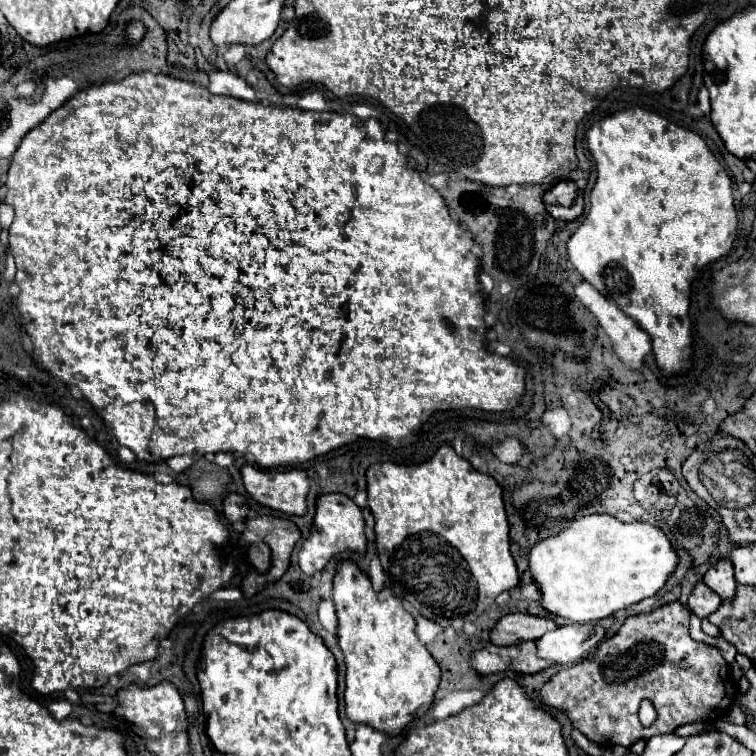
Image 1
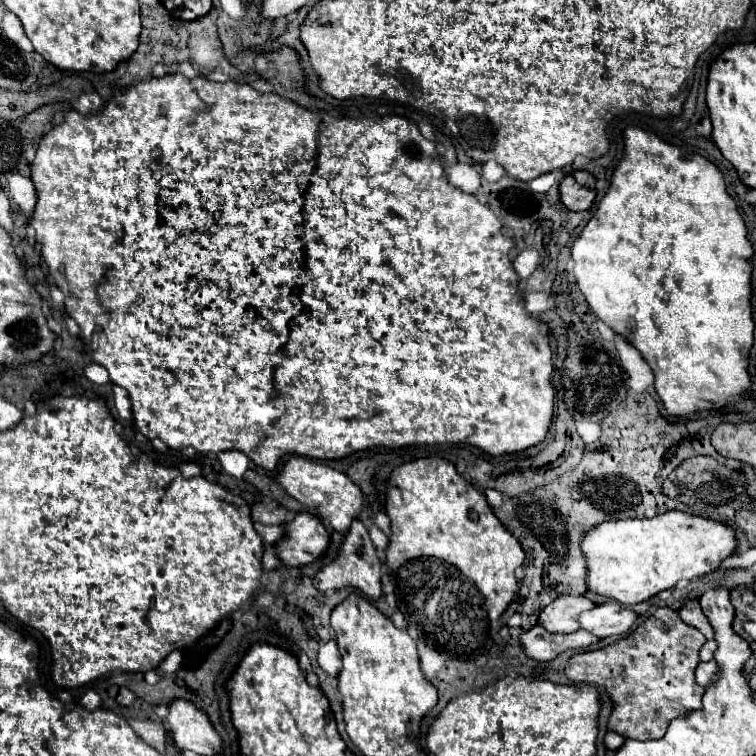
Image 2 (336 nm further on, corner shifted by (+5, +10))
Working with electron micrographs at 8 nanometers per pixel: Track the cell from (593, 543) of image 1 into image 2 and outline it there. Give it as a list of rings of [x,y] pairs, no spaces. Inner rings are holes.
[[[670,510],[666,514],[654,518],[628,518],[616,522],[602,522],[594,530],[590,530],[582,542],[582,552],[588,562],[588,588],[596,594],[612,598],[624,606],[634,606],[656,596],[662,590],[674,588],[680,580],[694,580],[706,574],[712,574],[720,568],[720,564],[736,554],[736,534],[734,528],[704,516],[694,516],[678,510]]]

